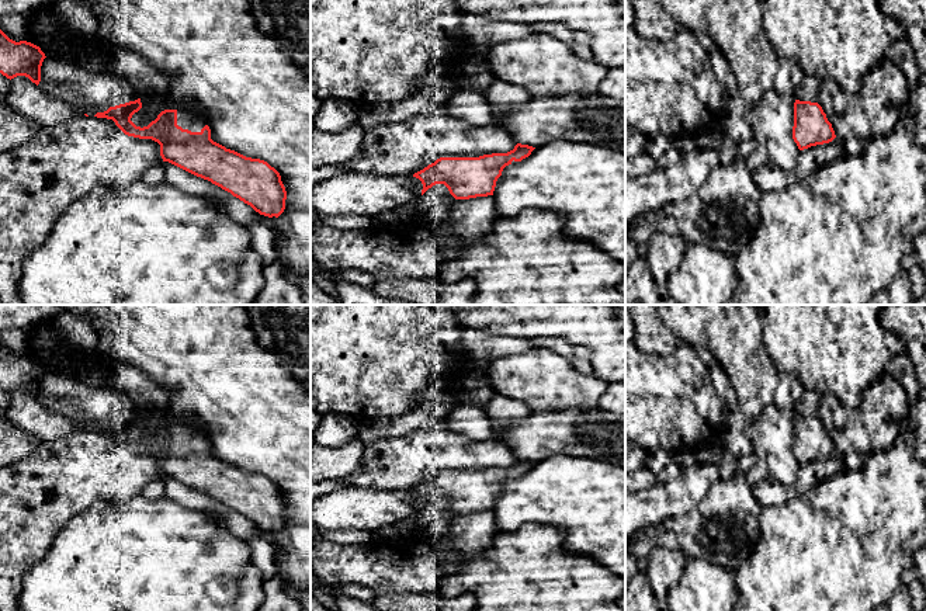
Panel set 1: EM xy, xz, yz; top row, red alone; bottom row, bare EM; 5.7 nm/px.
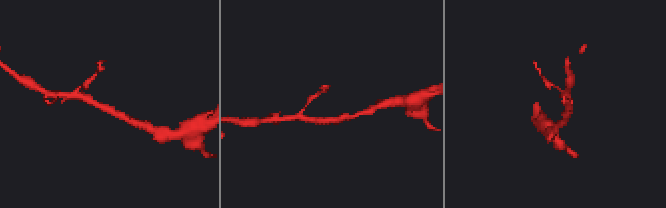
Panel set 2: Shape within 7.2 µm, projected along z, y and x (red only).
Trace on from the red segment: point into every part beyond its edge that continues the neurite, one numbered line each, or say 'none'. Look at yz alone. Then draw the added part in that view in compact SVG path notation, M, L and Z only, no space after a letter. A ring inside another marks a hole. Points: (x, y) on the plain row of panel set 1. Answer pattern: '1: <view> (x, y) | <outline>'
none

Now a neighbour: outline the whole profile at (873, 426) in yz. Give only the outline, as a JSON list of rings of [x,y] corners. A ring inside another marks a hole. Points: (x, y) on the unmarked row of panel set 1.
[[[884,372],[854,409],[845,407],[833,395],[805,390],[794,413],[818,417],[836,452],[871,455],[894,445],[908,410],[909,396],[905,388]]]

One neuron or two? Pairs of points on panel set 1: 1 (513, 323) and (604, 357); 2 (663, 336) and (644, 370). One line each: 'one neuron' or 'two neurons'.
1: one neuron
2: two neurons

